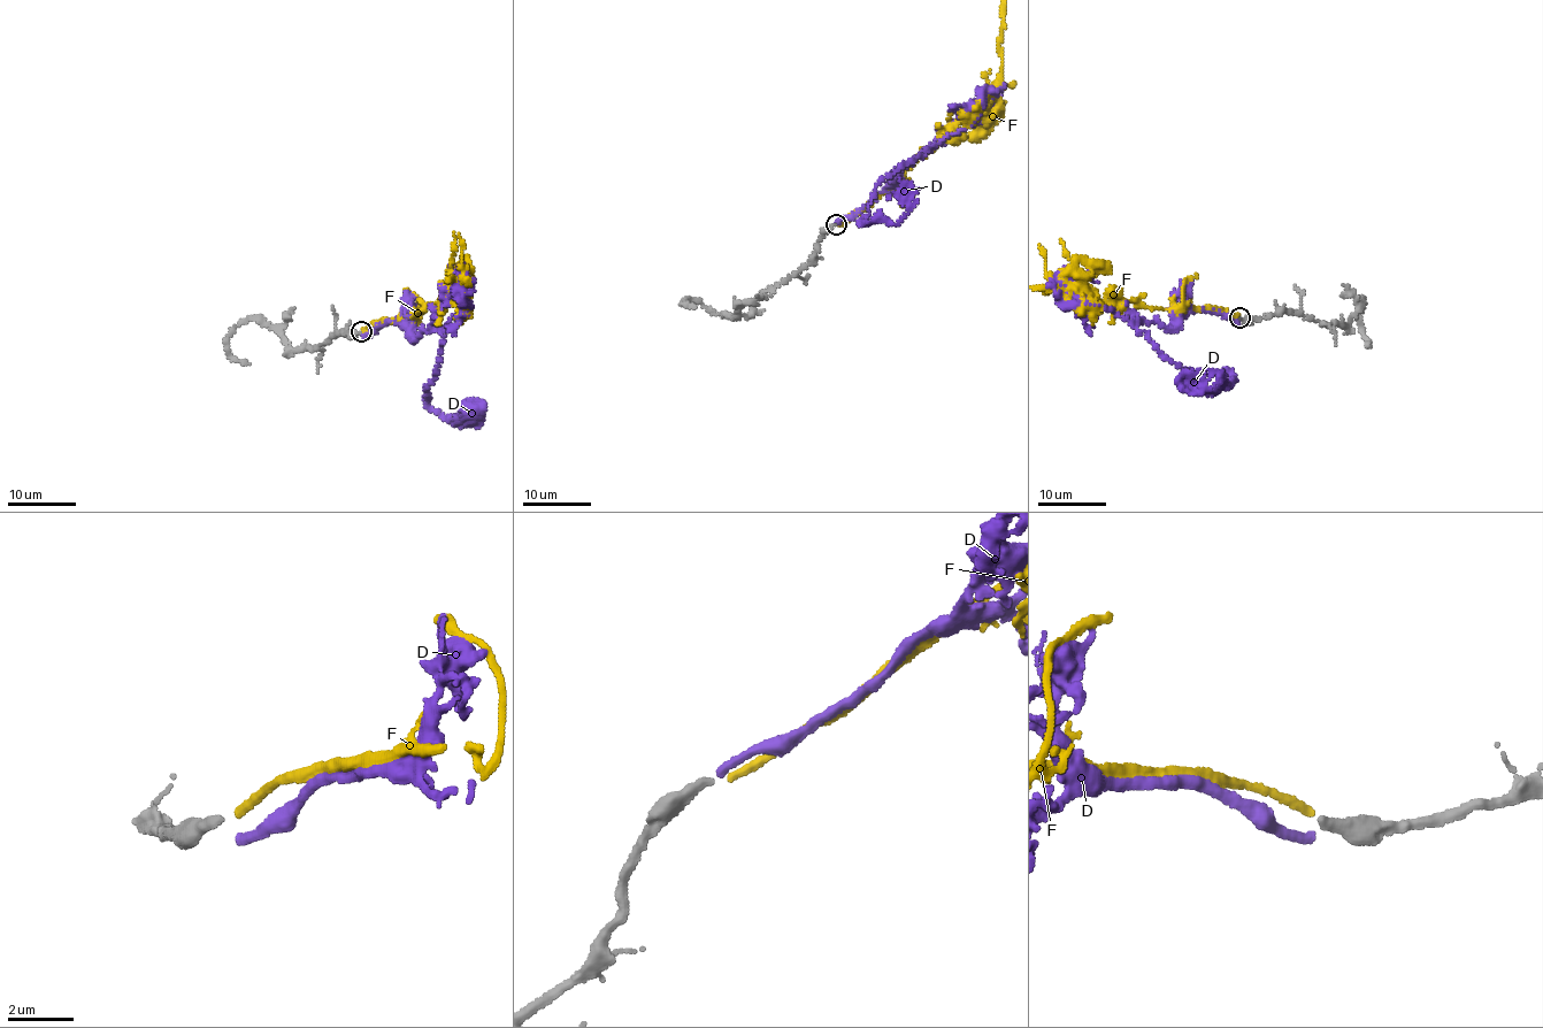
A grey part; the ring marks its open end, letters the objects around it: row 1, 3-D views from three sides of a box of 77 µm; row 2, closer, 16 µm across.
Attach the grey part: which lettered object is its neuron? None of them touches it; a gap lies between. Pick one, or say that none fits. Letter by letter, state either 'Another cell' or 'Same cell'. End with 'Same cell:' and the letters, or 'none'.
D: Another cell
F: Same cell
Same cell: F

